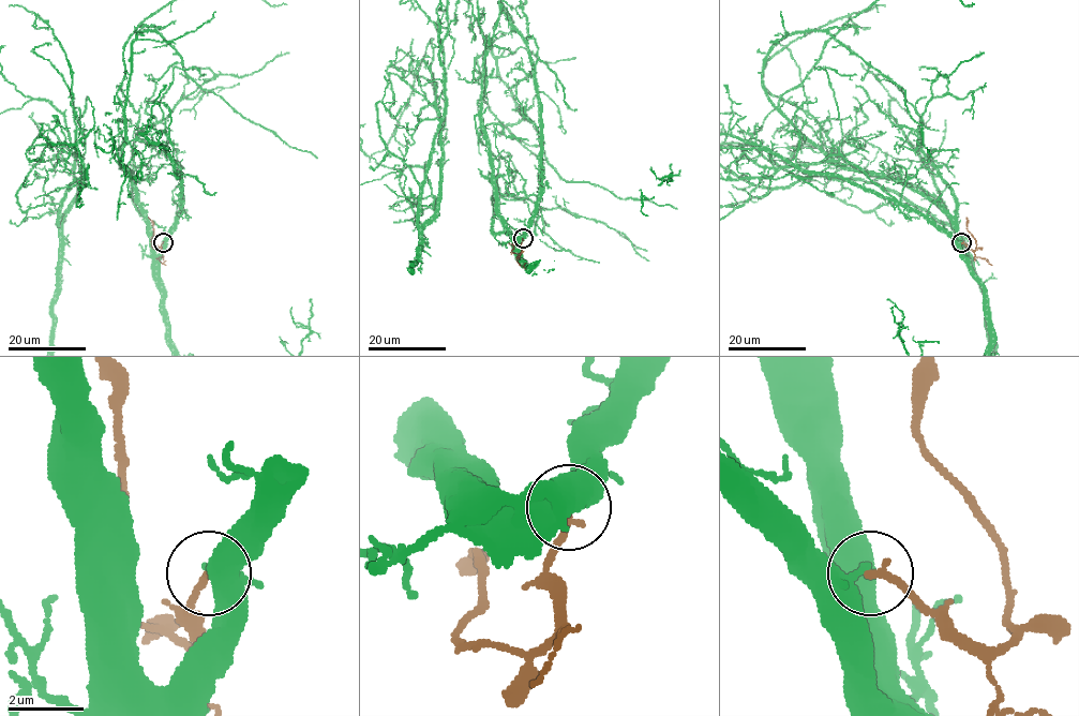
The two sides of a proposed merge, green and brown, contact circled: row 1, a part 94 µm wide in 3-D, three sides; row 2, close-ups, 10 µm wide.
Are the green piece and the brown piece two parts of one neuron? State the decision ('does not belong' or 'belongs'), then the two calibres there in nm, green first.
does not belong; 170 nm thick on the green side, 200 nm on the other

